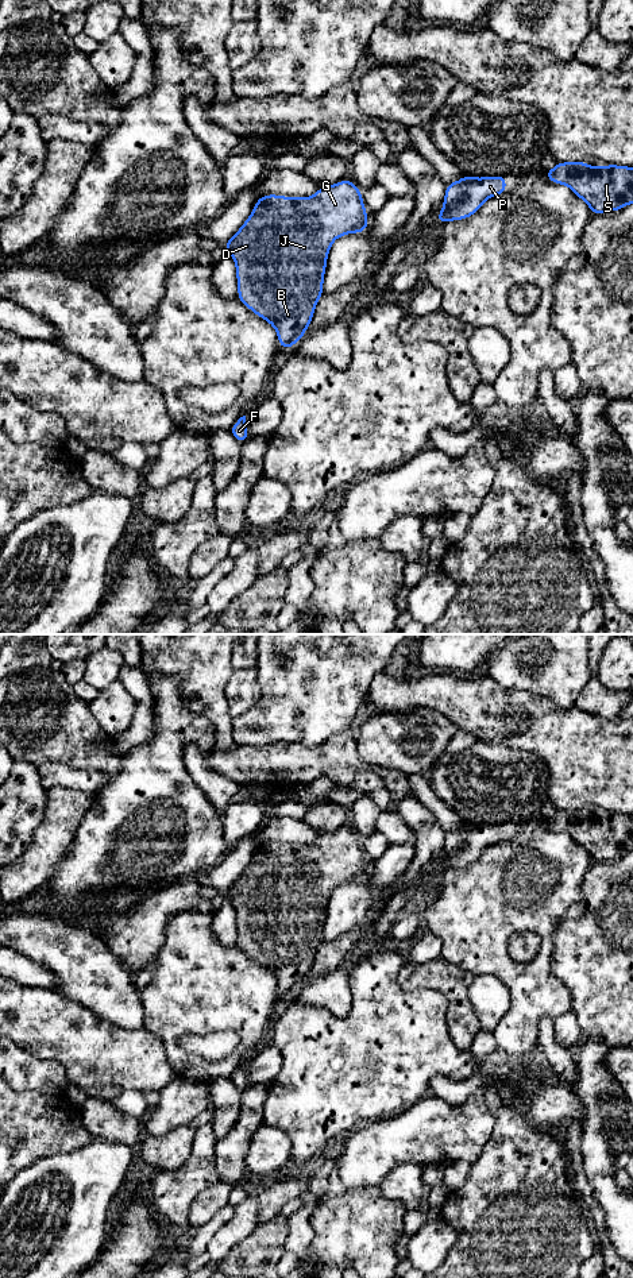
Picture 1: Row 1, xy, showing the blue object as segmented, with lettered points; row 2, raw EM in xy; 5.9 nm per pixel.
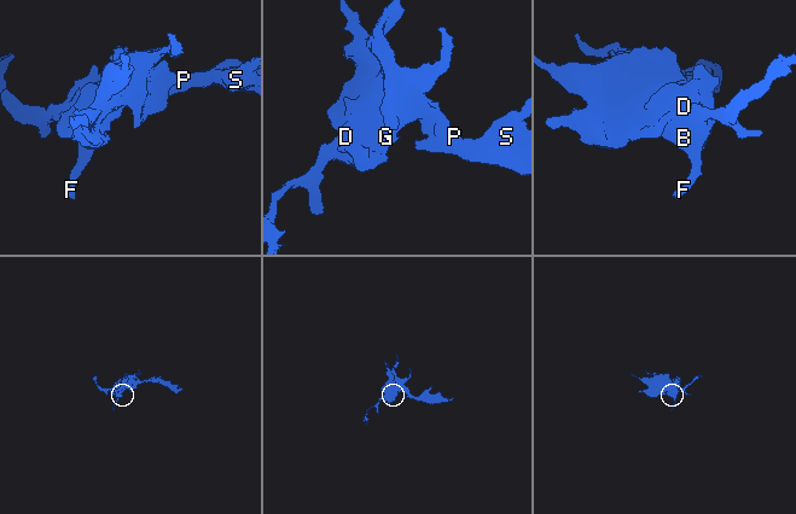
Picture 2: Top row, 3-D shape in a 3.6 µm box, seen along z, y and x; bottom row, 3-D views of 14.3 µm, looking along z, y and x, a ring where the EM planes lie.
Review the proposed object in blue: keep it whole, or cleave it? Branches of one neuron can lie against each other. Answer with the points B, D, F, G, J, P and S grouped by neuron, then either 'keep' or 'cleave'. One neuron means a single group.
groups B D F G J / P S; cleave

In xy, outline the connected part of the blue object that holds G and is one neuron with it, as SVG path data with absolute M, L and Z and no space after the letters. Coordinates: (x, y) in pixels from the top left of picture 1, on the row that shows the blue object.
M344 179L321 186L310 197L262 196L256 198L244 224L223 246L236 266L240 302L274 327L283 350L305 336L312 323L317 301L324 294L324 274L332 243L343 235L363 233L370 228L358 188Z

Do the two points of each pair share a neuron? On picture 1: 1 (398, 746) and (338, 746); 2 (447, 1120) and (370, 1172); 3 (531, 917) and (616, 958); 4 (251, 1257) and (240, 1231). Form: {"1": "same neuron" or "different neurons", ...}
{"1": "different neurons", "2": "same neuron", "3": "different neurons", "4": "different neurons"}

